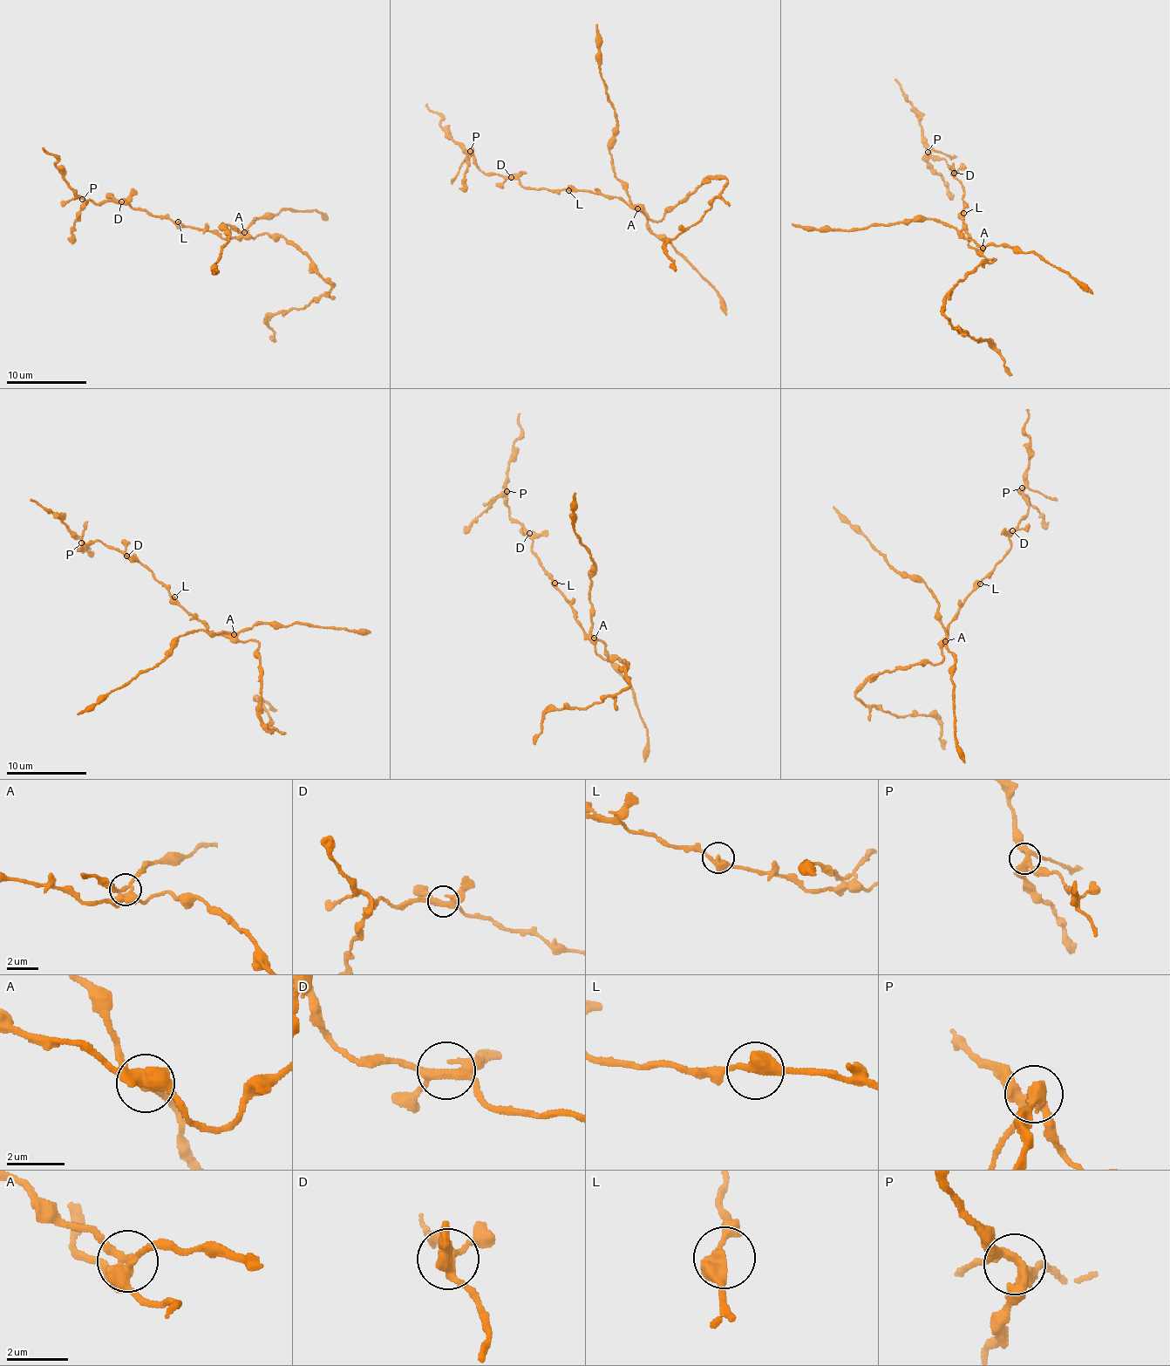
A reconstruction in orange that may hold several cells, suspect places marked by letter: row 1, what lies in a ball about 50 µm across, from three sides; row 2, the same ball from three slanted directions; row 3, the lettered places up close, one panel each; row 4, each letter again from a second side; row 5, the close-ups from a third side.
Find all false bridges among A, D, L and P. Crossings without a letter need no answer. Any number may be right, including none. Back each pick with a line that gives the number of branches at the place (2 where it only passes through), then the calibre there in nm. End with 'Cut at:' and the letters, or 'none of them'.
A: Branches: 4. Thickness 400 nm
Cut at: A

